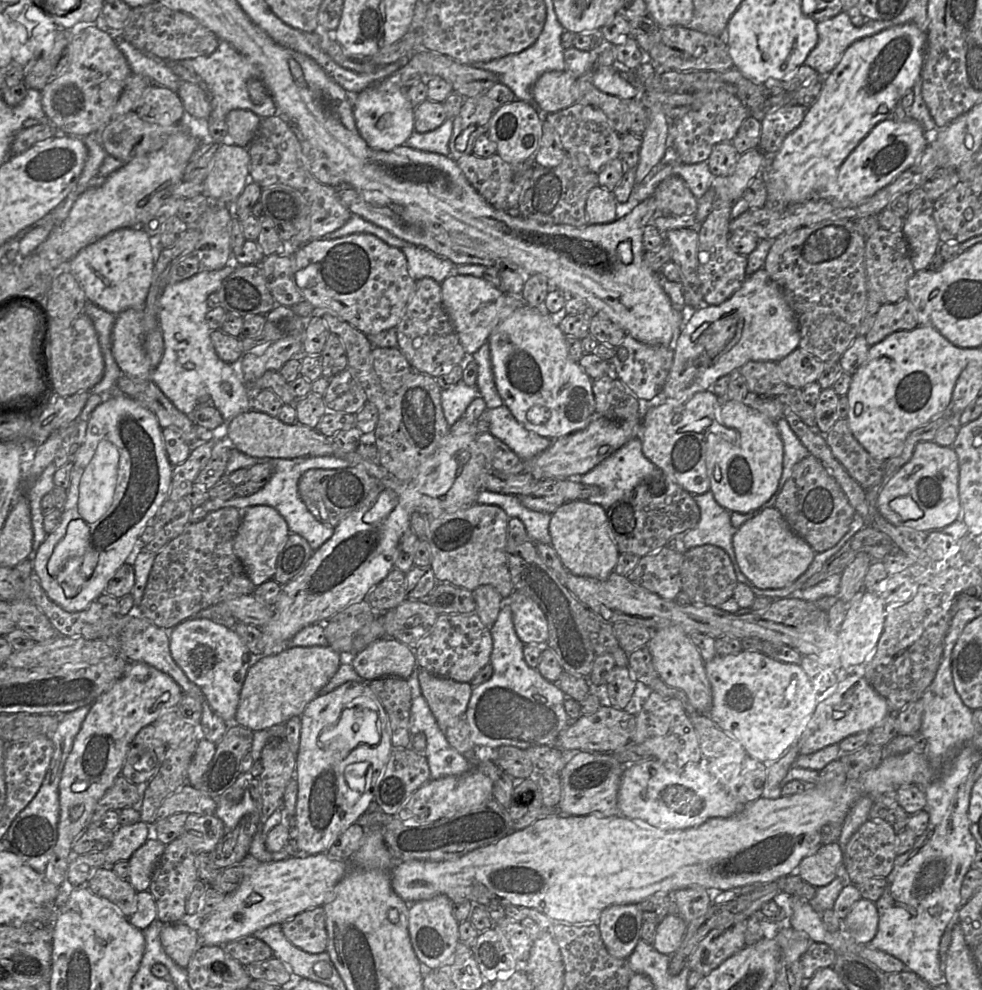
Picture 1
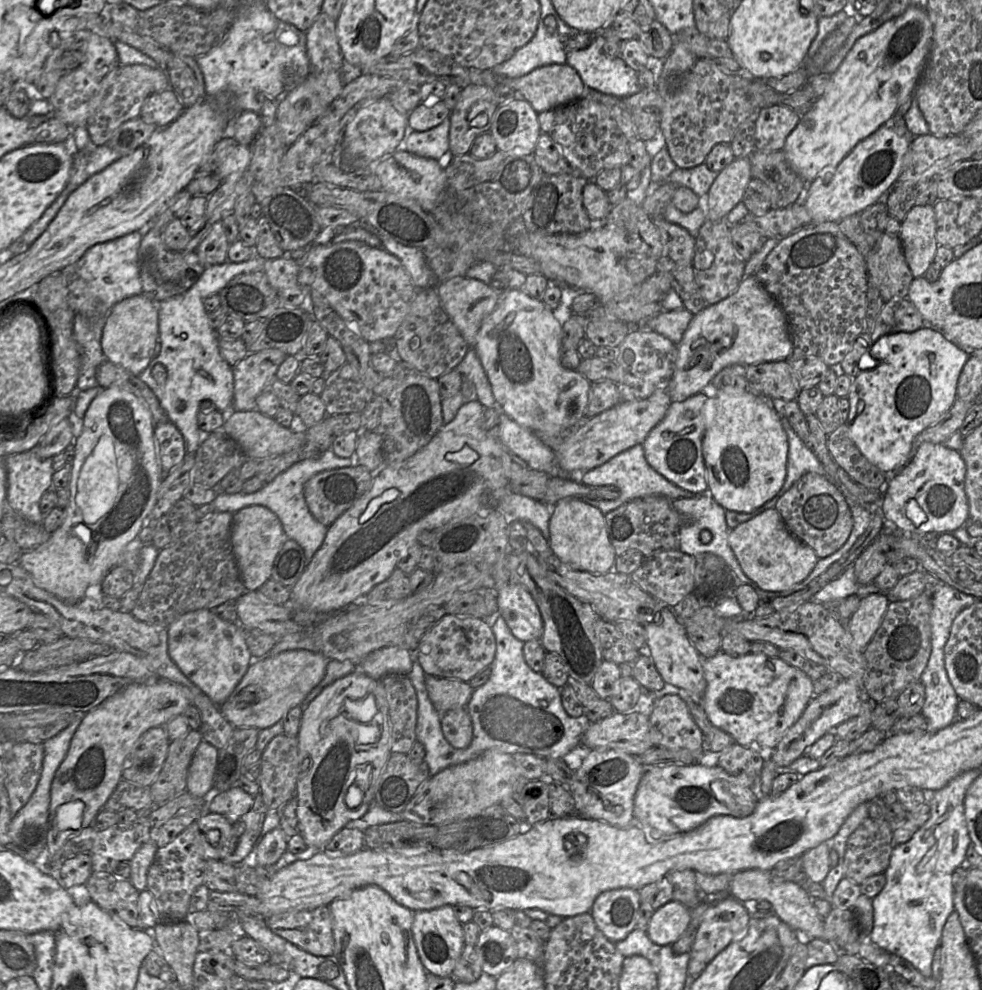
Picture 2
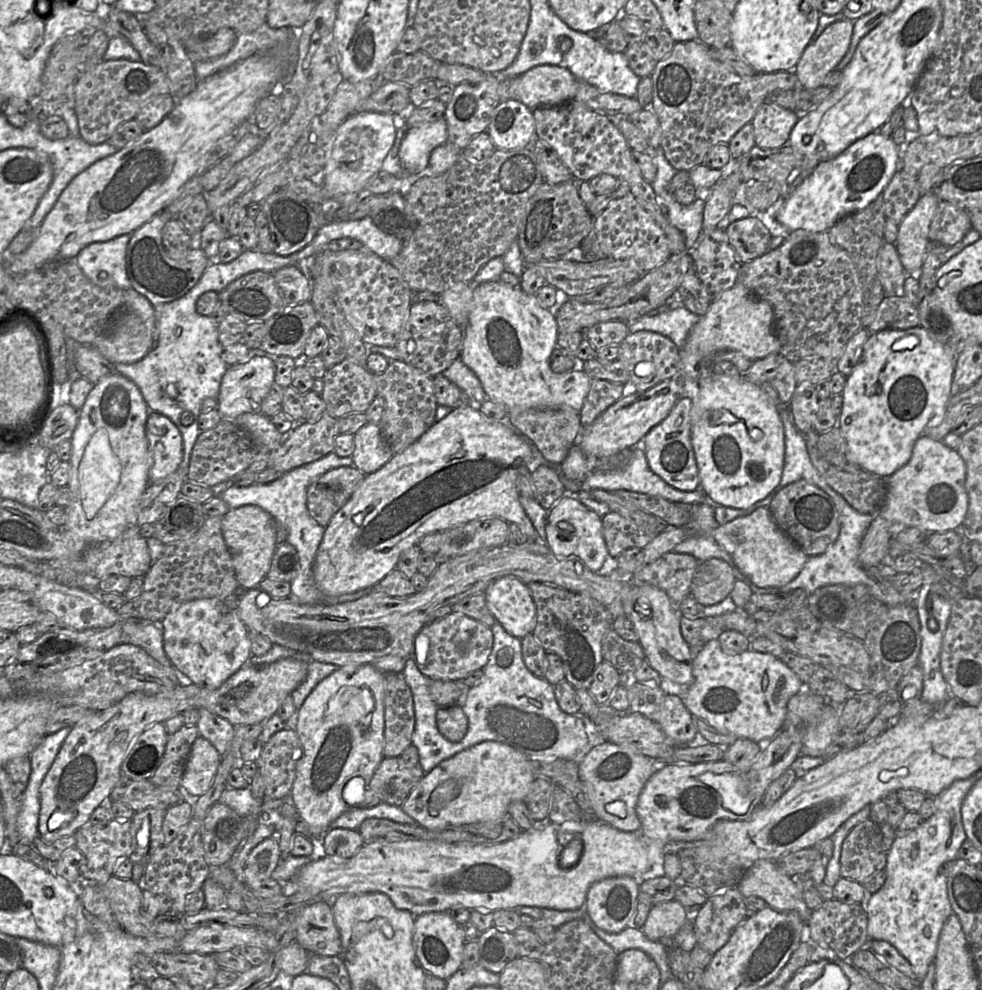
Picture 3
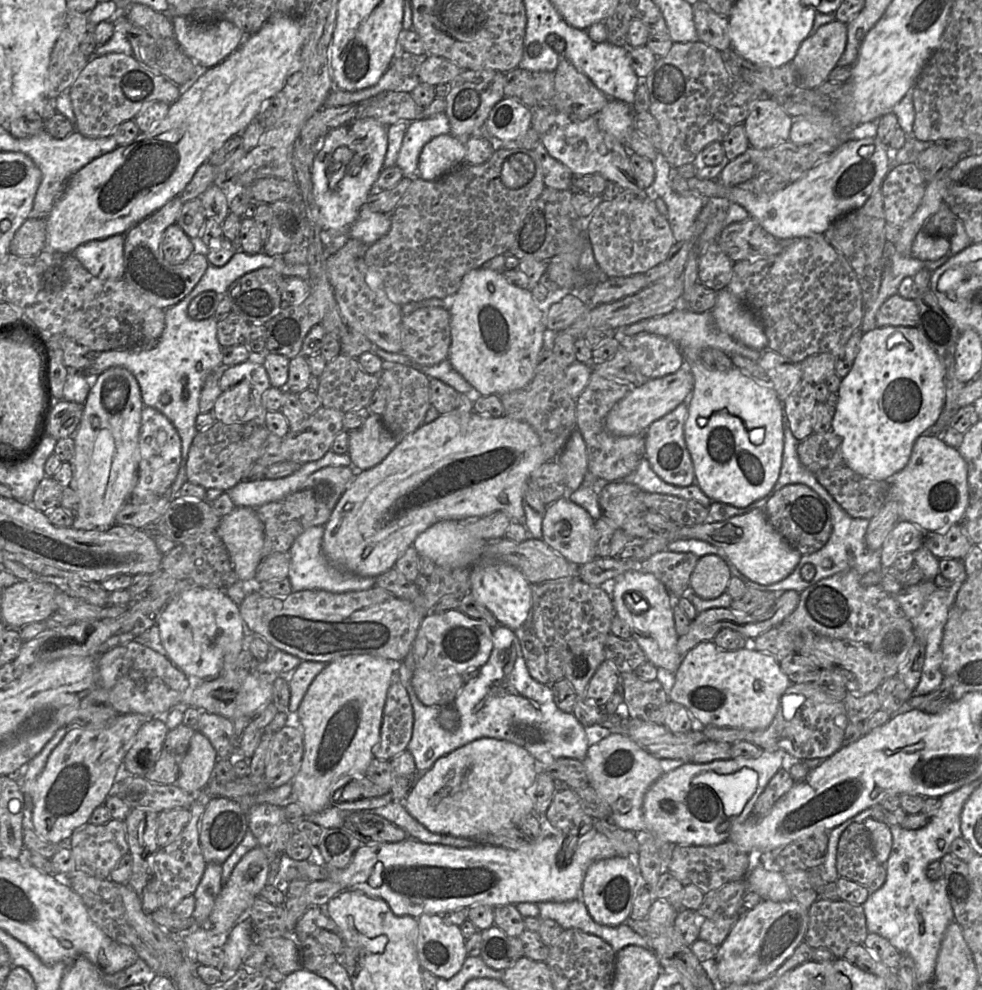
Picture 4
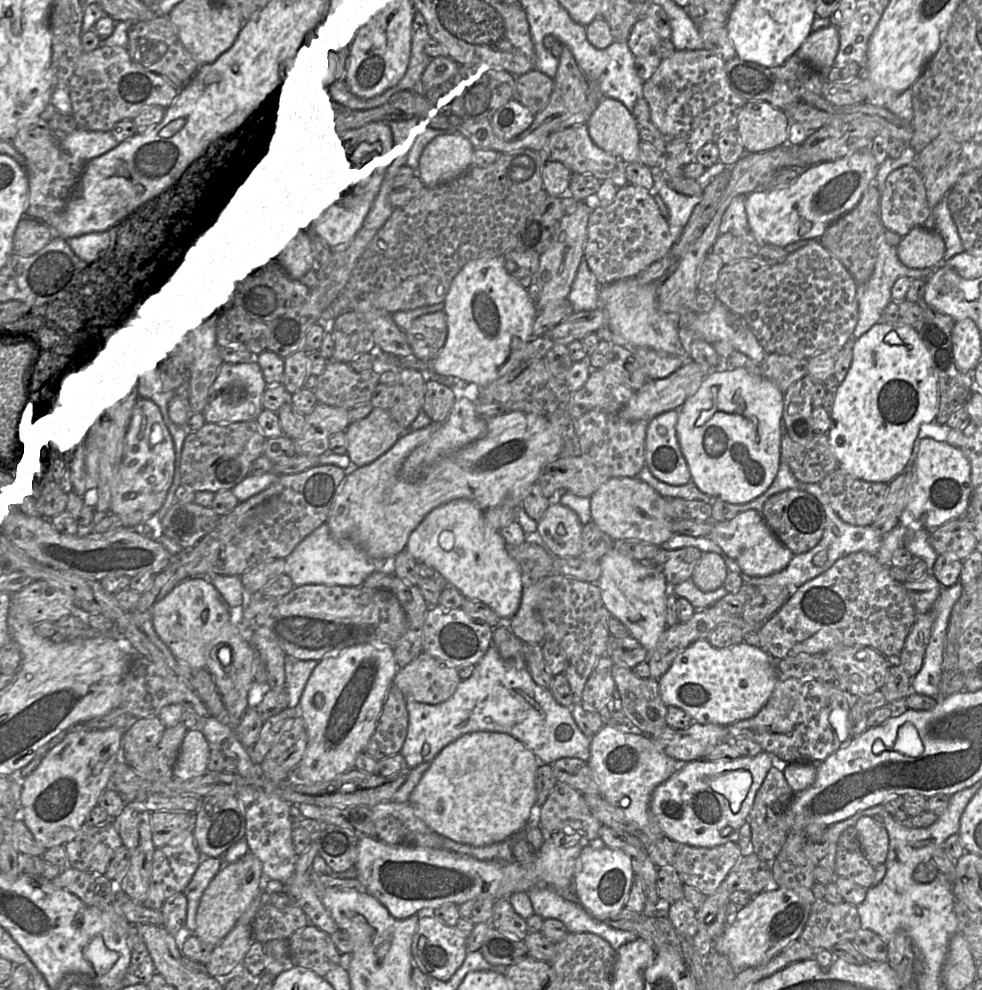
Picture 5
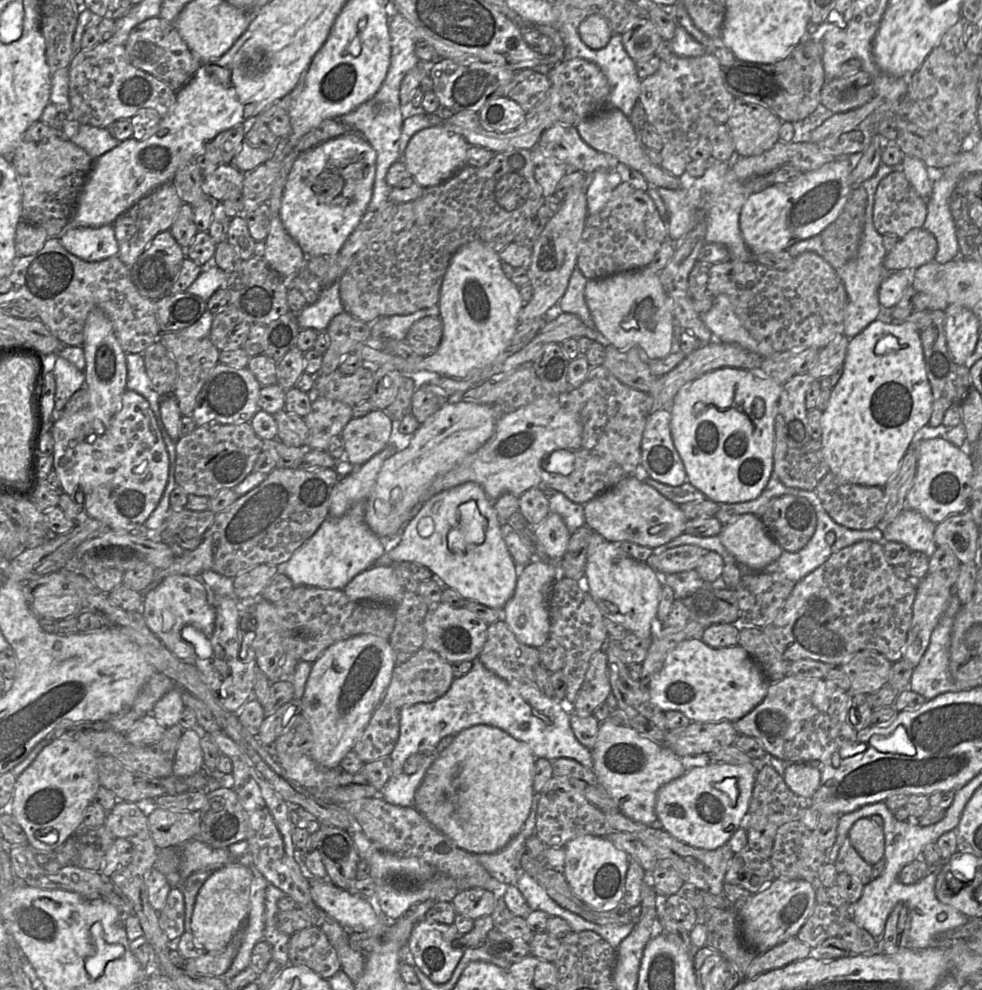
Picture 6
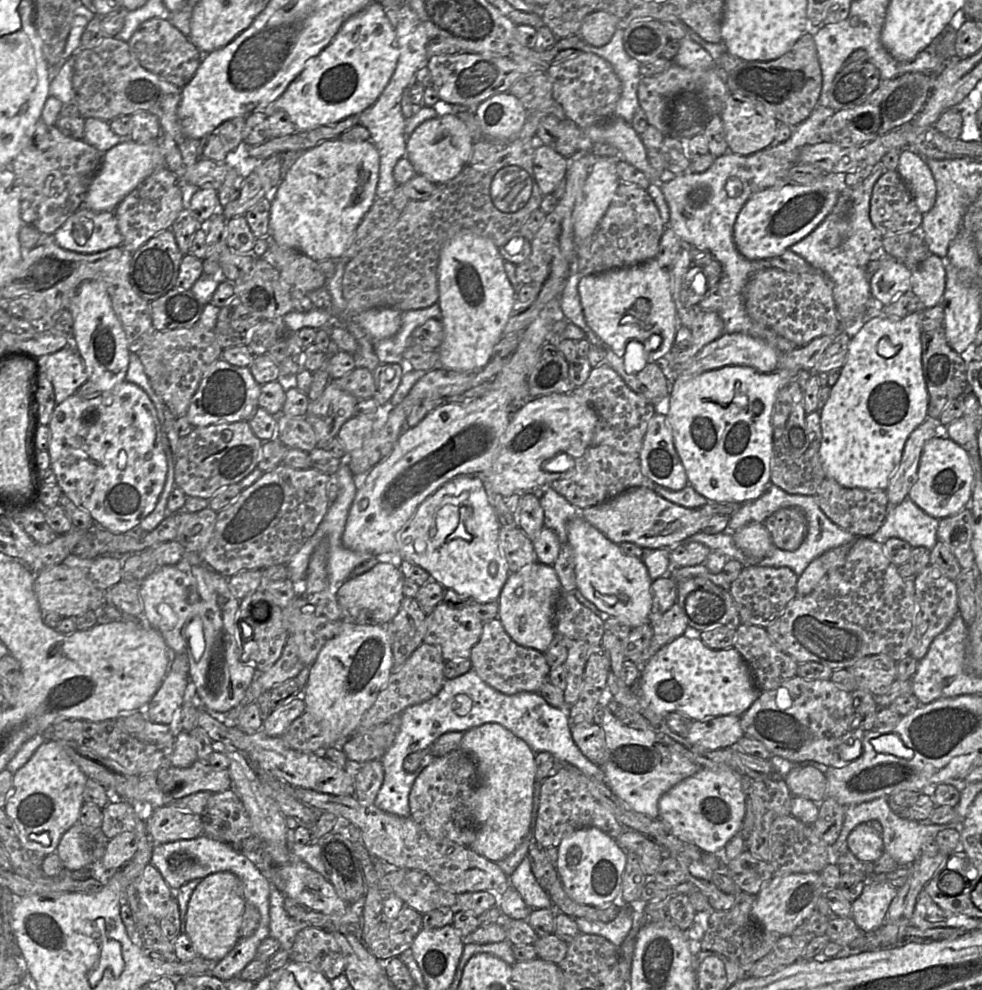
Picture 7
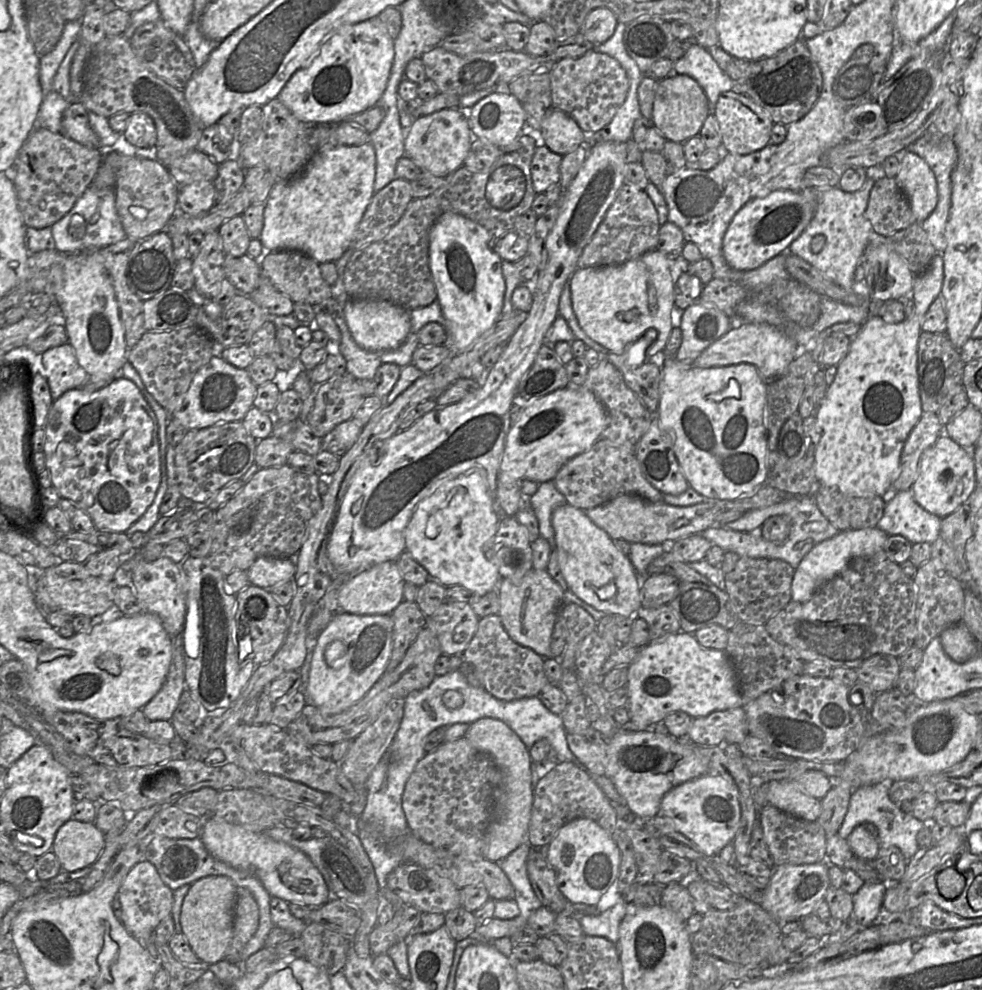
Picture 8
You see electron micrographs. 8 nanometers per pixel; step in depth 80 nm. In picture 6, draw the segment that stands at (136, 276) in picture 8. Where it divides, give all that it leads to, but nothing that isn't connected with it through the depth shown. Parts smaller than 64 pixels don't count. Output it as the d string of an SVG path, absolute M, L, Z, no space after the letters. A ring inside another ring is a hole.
M170 230L158 233L130 269L139 293L151 300L168 294L186 257Z

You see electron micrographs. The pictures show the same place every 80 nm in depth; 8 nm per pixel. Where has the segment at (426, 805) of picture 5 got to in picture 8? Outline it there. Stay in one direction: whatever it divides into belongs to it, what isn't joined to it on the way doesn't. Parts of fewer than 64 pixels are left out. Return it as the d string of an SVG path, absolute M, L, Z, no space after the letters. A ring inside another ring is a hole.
M481 718L473 722L464 737L474 748L489 756L500 772L500 784L492 804L492 818L486 830L484 854L485 859L500 862L527 840L534 800L532 760L520 737L499 719Z

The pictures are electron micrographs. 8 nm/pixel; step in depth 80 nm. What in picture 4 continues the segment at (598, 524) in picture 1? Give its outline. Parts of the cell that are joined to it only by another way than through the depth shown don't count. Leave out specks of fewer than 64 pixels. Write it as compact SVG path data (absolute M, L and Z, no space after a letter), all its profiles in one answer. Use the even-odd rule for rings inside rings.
M560 498L547 506L542 521L542 540L566 560L578 565L596 558L595 520L581 506L568 498Z

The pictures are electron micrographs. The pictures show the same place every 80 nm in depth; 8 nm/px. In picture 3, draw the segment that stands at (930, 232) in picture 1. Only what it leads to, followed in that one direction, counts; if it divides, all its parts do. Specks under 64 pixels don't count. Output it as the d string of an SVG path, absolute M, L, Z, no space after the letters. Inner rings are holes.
M934 191L922 195L898 225L895 247L905 272L919 278L919 271L932 245L929 228L939 198Z

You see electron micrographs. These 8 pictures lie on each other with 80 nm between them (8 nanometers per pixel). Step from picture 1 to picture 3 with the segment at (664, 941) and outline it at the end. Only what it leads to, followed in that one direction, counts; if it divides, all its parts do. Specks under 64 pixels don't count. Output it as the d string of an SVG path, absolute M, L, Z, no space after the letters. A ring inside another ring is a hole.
M664 901L652 906L641 930L650 940L672 941L688 920L692 914L679 901Z

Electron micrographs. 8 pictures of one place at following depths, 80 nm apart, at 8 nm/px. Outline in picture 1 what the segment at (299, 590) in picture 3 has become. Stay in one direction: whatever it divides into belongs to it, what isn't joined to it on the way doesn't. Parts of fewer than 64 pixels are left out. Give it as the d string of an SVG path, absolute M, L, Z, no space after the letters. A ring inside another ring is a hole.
M231 446L230 457L226 466L225 474L235 472L238 469L250 468L258 463L269 462L274 468L273 475L269 482L258 492L250 496L235 496L229 500L219 498L209 499L202 506L209 513L226 507L234 507L241 511L257 505L271 506L285 519L290 533L295 533L307 540L311 548L316 551L319 549L334 533L334 527L319 522L307 509L298 492L298 482L301 476L308 470L312 469L346 469L354 467L348 460L336 456L319 456L319 457L300 457L293 459L279 458L255 458L248 456L238 449Z

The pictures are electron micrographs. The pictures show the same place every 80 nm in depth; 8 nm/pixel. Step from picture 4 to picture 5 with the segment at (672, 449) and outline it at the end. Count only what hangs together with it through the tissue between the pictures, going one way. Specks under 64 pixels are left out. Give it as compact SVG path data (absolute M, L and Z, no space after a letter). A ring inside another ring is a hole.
M678 410L657 415L649 421L645 438L645 465L658 480L673 486L692 480L677 438L678 418Z

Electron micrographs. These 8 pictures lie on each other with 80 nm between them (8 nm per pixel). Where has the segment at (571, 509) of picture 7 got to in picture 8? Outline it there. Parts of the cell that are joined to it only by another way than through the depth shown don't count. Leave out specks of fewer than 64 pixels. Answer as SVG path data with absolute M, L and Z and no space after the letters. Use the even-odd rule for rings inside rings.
M552 480L539 483L537 491L525 499L528 499L538 519L540 536L549 542L551 550L556 550L552 514L557 507L567 503L565 496L557 490Z

